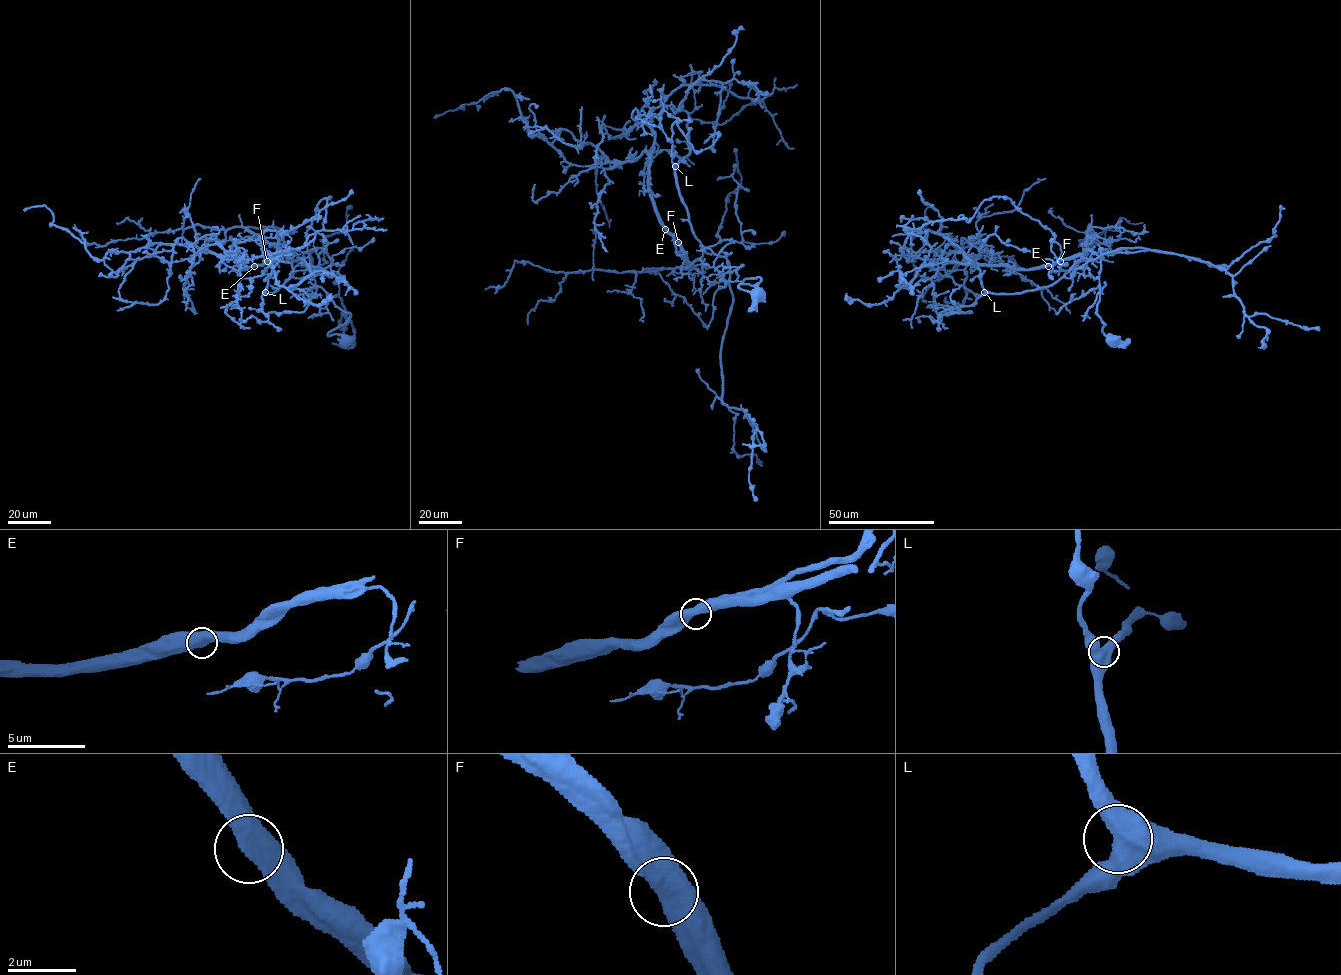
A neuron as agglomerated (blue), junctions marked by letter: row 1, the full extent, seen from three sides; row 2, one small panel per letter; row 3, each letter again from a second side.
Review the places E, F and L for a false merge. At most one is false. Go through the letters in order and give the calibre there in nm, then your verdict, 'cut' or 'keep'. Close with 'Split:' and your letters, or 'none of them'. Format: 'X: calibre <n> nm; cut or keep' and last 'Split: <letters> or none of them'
E: calibre 600 nm; keep
F: calibre 600 nm; keep
L: calibre 650 nm; keep
Split: none of them

